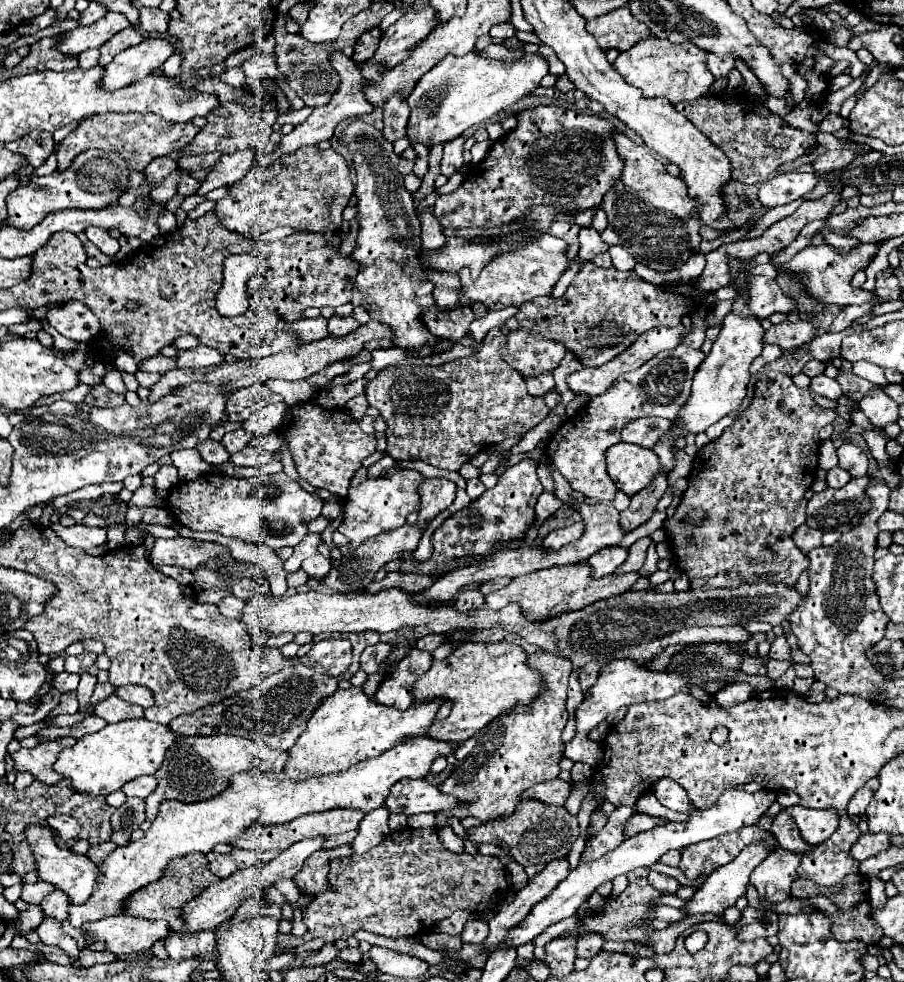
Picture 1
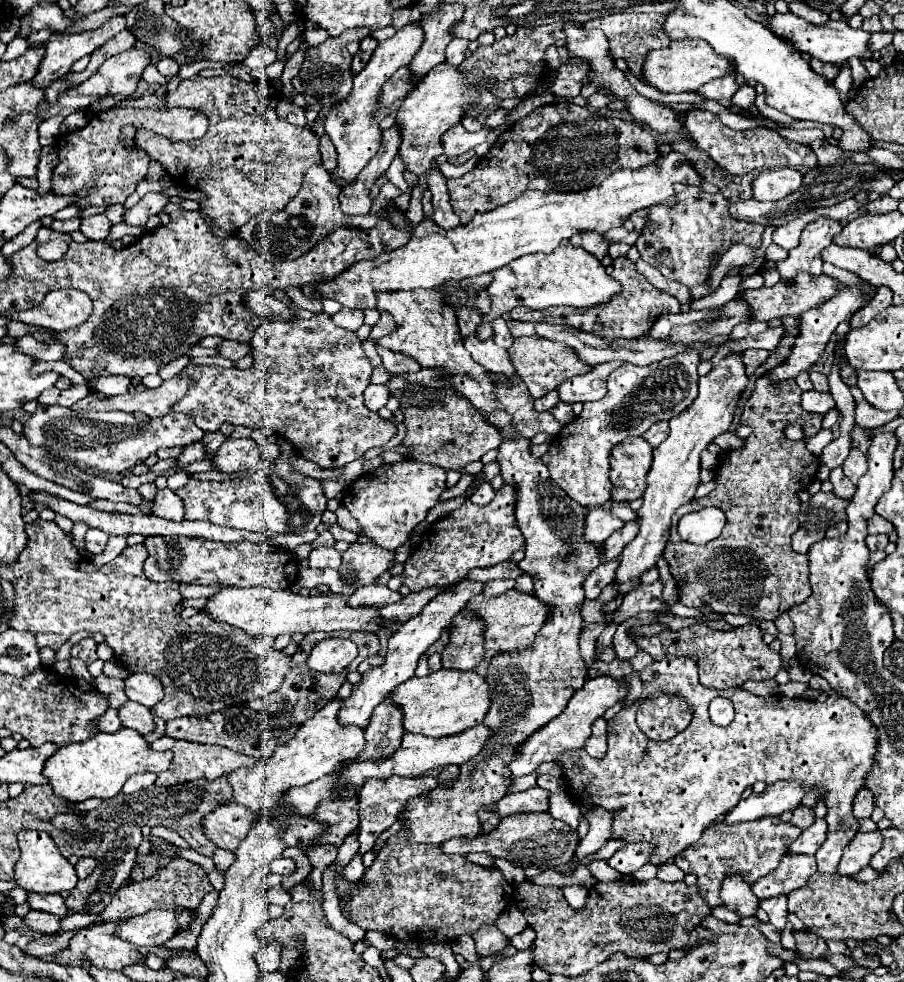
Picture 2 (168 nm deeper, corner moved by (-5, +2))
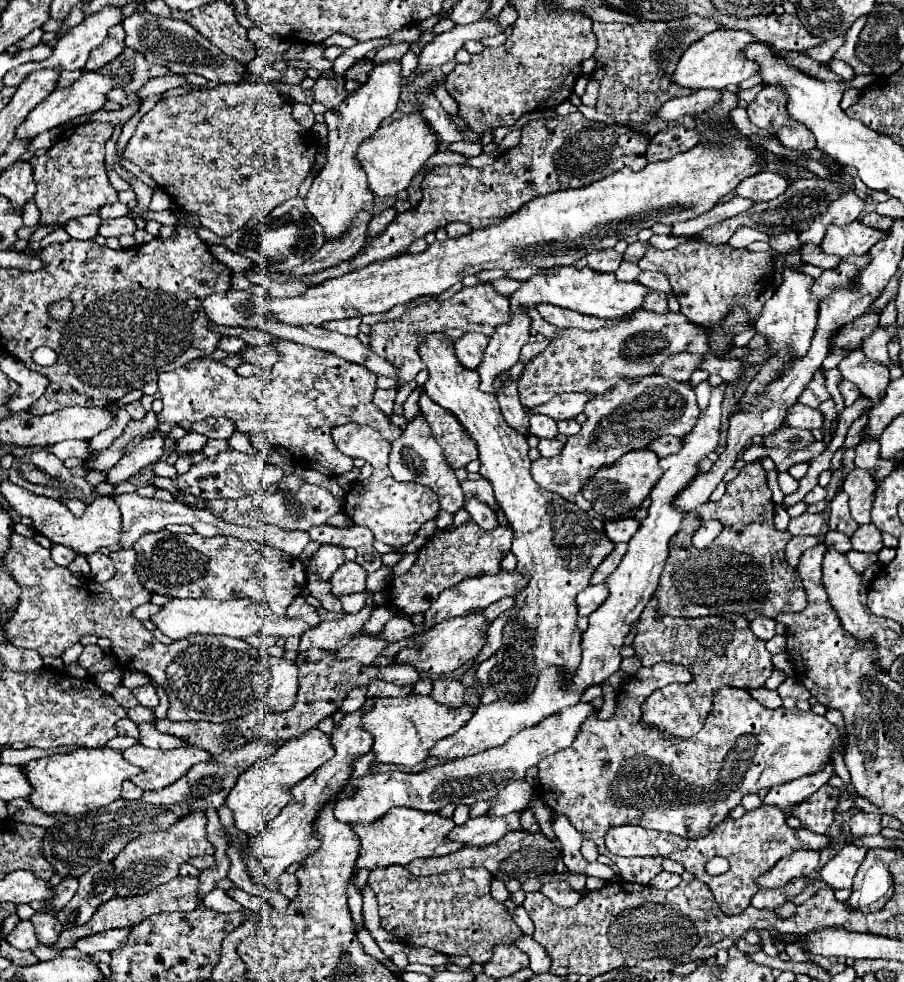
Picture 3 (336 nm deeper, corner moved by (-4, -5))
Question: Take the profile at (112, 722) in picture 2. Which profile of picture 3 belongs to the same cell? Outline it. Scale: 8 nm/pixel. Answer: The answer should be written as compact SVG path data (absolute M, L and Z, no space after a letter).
M122 719L116 723L116 729L118 729L118 735L130 735L130 737L136 737L138 739L138 727L134 721L130 719Z

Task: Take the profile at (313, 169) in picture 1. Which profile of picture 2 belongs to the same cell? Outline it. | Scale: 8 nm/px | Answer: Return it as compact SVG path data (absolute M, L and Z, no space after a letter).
M193 76L189 80L179 82L175 92L165 94L165 106L185 106L195 108L203 112L209 118L207 134L199 140L187 140L187 142L173 142L167 140L151 130L139 128L133 142L149 154L151 160L159 162L169 176L177 184L187 184L193 190L203 192L203 200L199 202L203 212L215 220L215 224L231 232L239 226L243 226L249 218L261 214L261 212L279 212L283 206L299 192L305 170L313 164L321 164L321 152L319 152L319 138L313 134L309 126L293 126L287 120L281 120L275 112L277 100L281 92L271 82L245 82L233 76L217 76L217 78L201 78Z

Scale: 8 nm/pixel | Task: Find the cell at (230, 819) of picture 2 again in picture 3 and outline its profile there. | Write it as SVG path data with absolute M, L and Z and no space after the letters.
M194 813L194 815L188 815L186 819L180 819L176 827L132 839L122 849L122 853L114 859L116 895L120 897L144 895L150 889L166 883L168 879L174 879L178 875L178 867L186 863L190 857L214 855L216 847L206 837L206 825L208 825L208 817L204 813Z

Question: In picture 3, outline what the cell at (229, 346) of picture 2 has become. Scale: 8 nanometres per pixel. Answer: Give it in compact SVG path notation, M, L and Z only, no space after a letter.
M248 345L240 355L240 359L244 363L252 363L252 365L258 365L262 369L270 369L274 363L274 357L278 357L278 353L274 353L272 345L262 345L262 347Z

